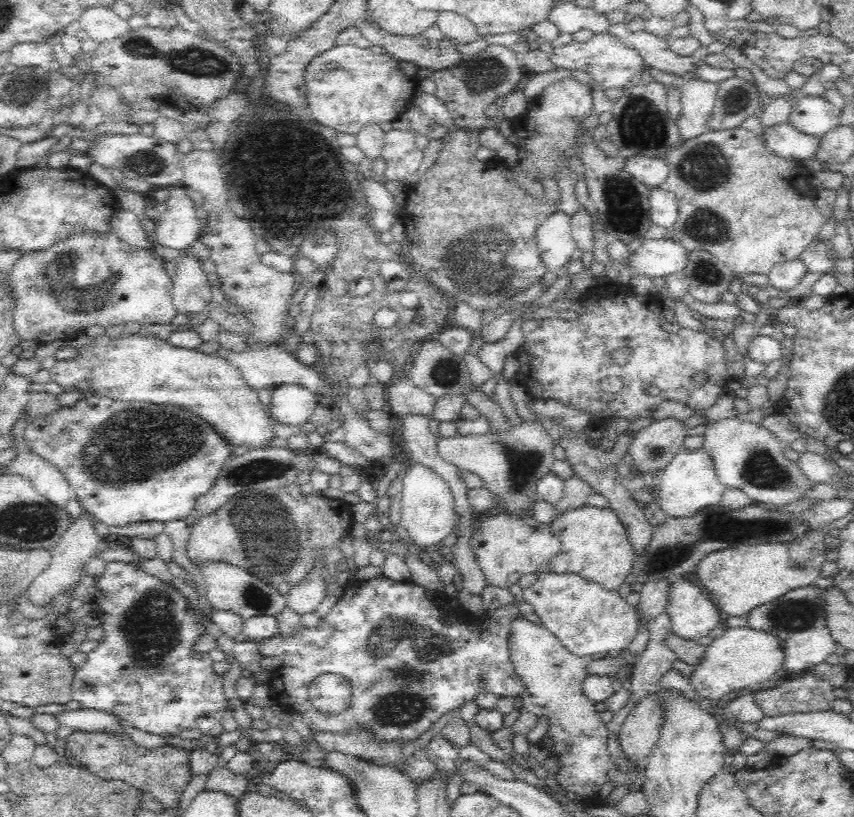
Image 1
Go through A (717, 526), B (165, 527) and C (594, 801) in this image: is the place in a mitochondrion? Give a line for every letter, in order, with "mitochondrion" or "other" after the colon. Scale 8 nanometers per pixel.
A: mitochondrion
B: other
C: other

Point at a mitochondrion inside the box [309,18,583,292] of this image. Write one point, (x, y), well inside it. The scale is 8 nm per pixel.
(482, 78)

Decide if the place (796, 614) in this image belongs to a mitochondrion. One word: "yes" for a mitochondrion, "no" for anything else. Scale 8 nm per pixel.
yes

